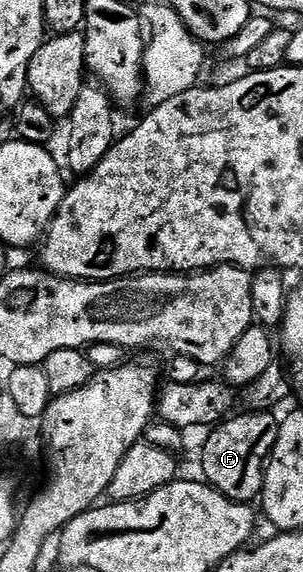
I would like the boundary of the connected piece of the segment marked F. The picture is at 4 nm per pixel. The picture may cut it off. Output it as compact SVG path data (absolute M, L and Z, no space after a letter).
M269 411L237 414L216 424L206 434L210 435L206 437L205 444L201 447L199 467L205 474L204 482L219 493L223 493L223 497L236 503L252 504L263 489L265 464L273 452L279 423L276 418L272 419L273 415Z

